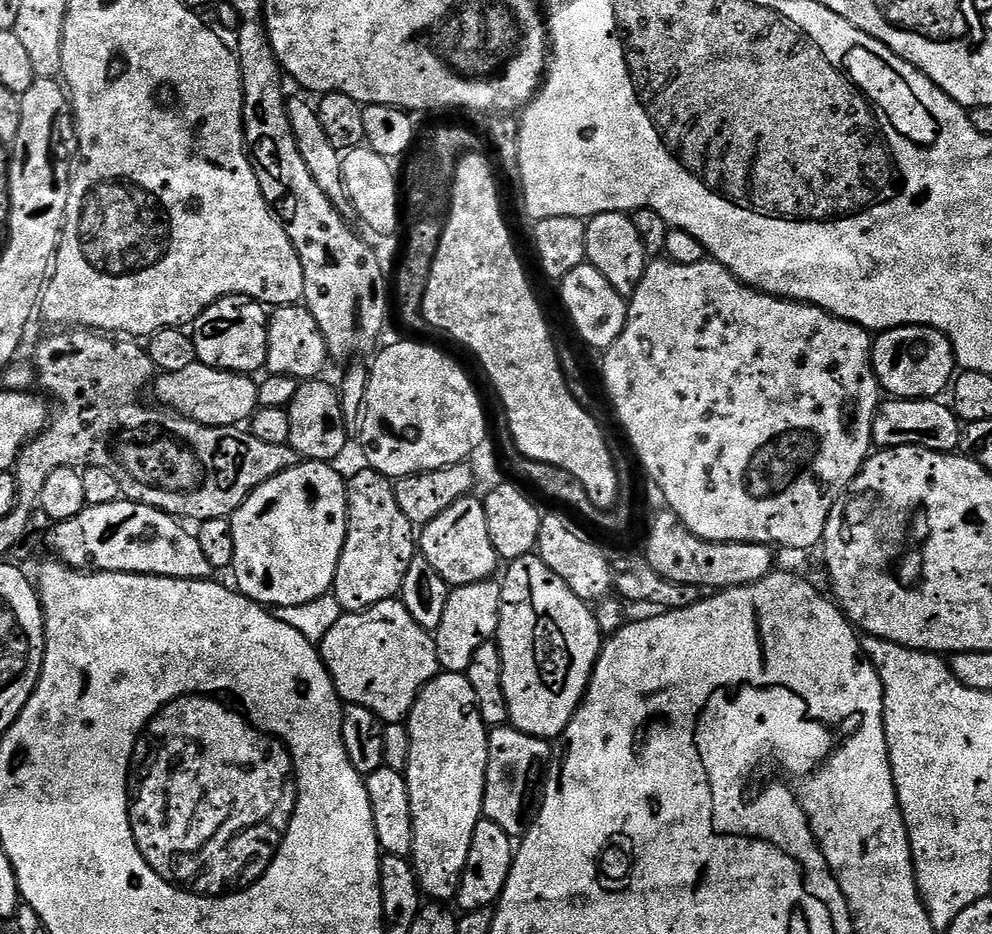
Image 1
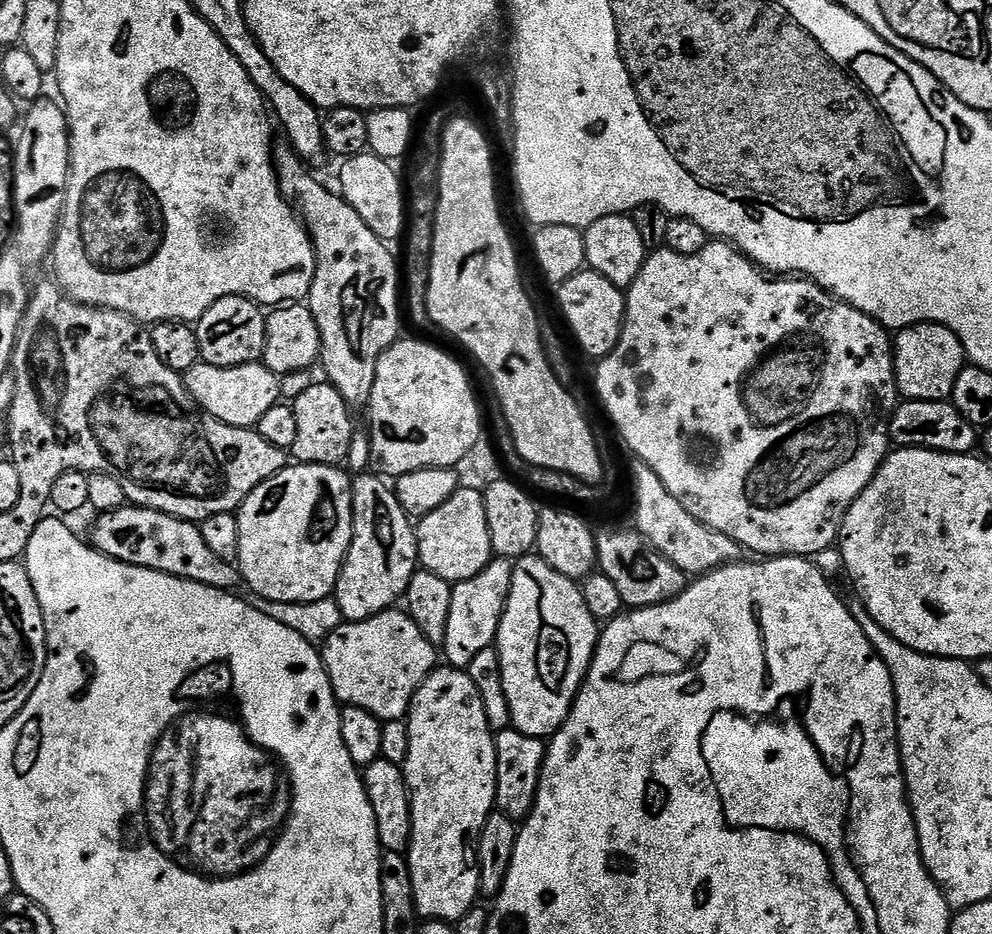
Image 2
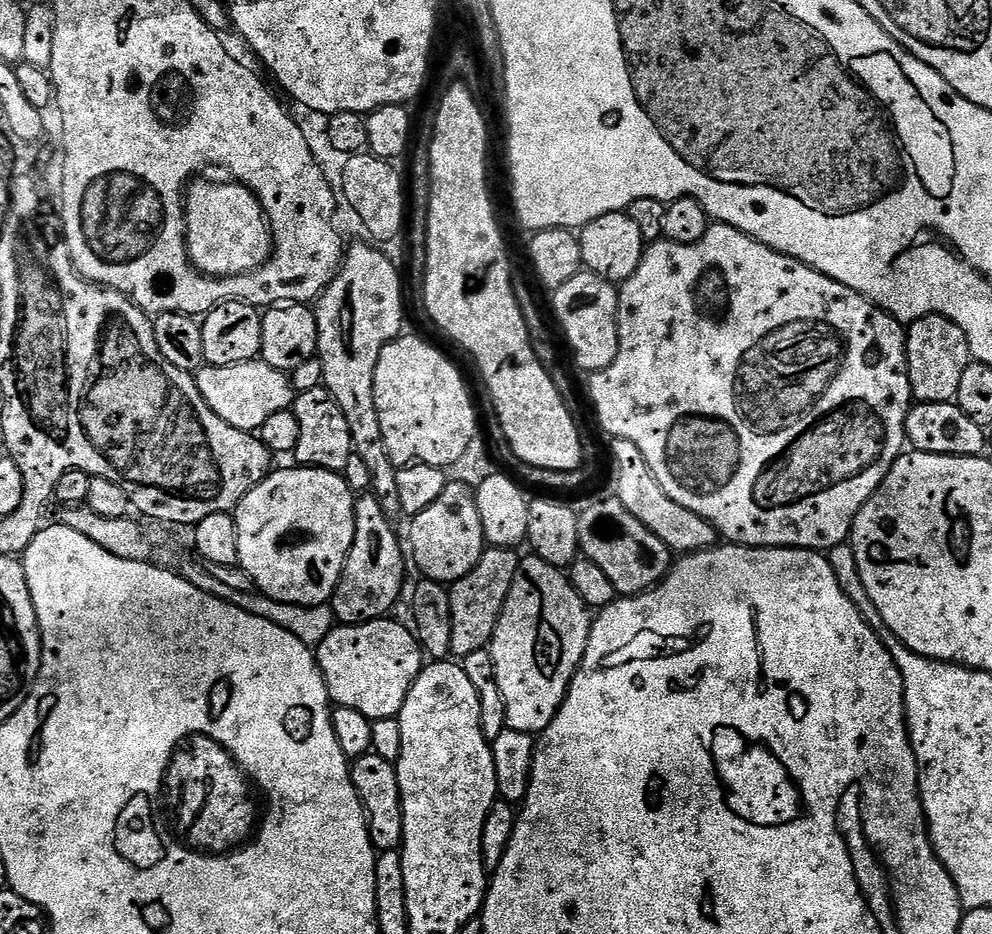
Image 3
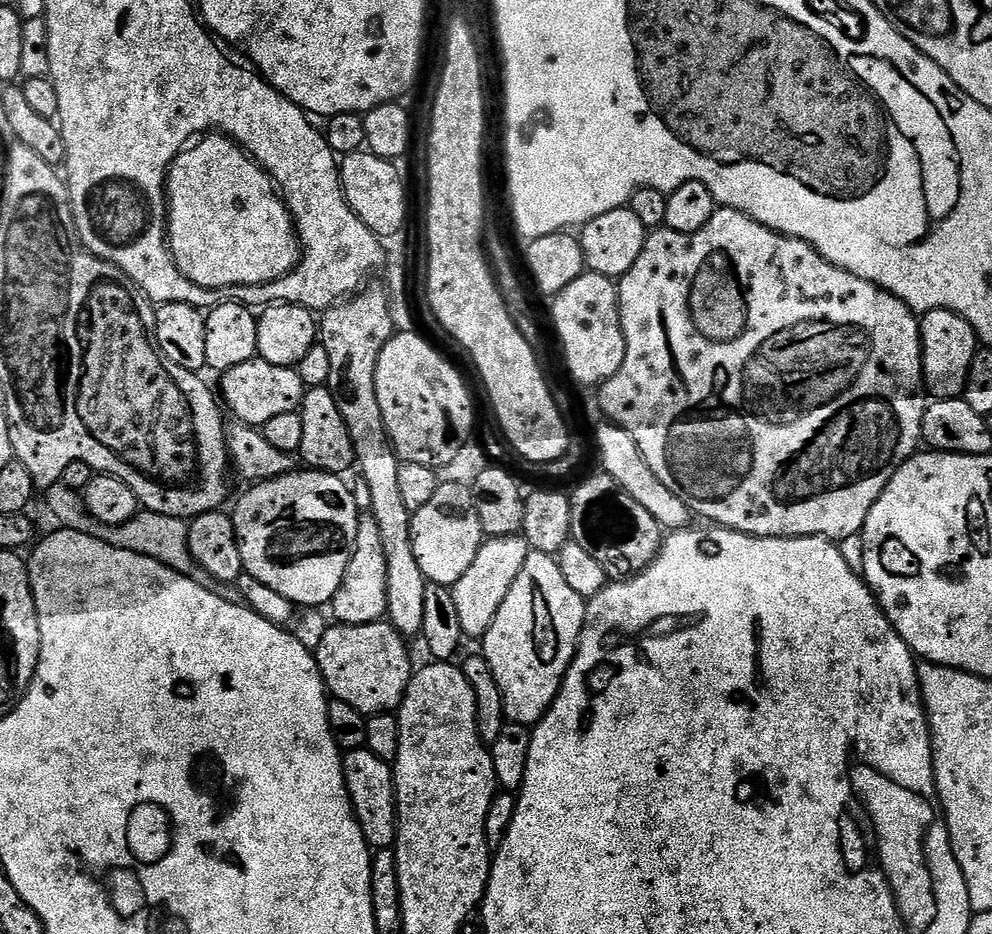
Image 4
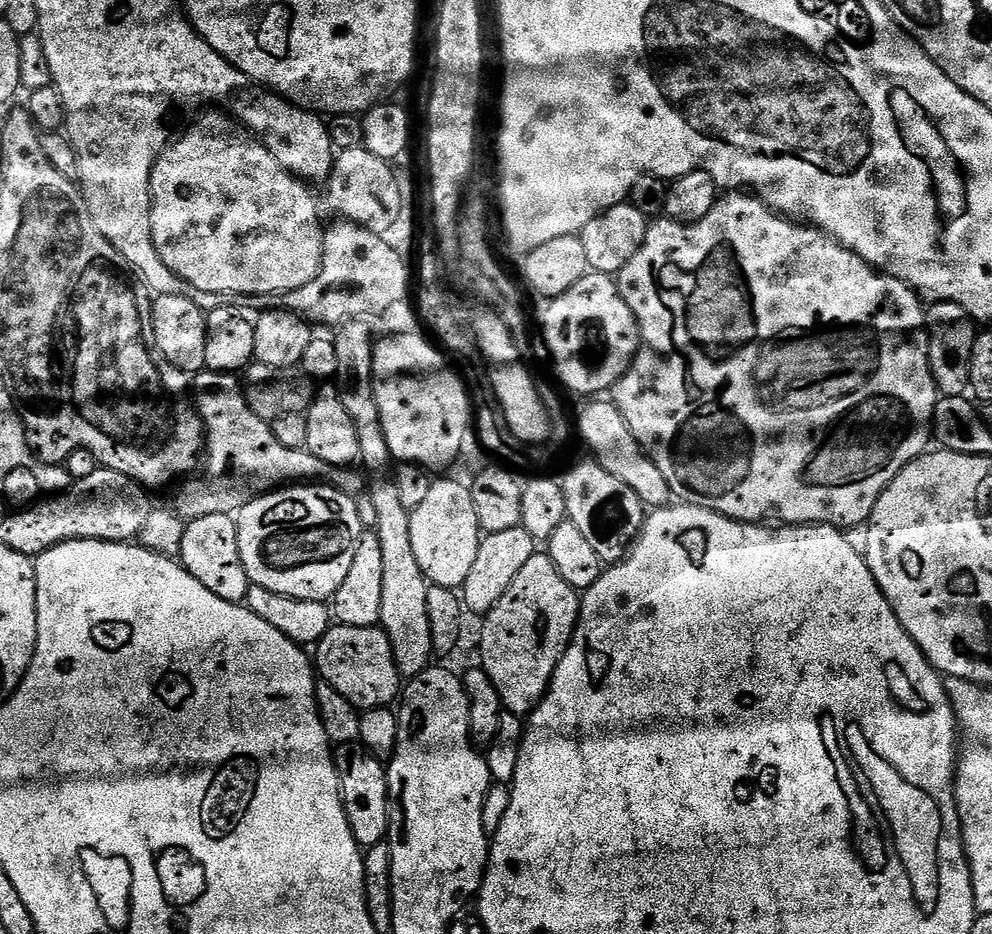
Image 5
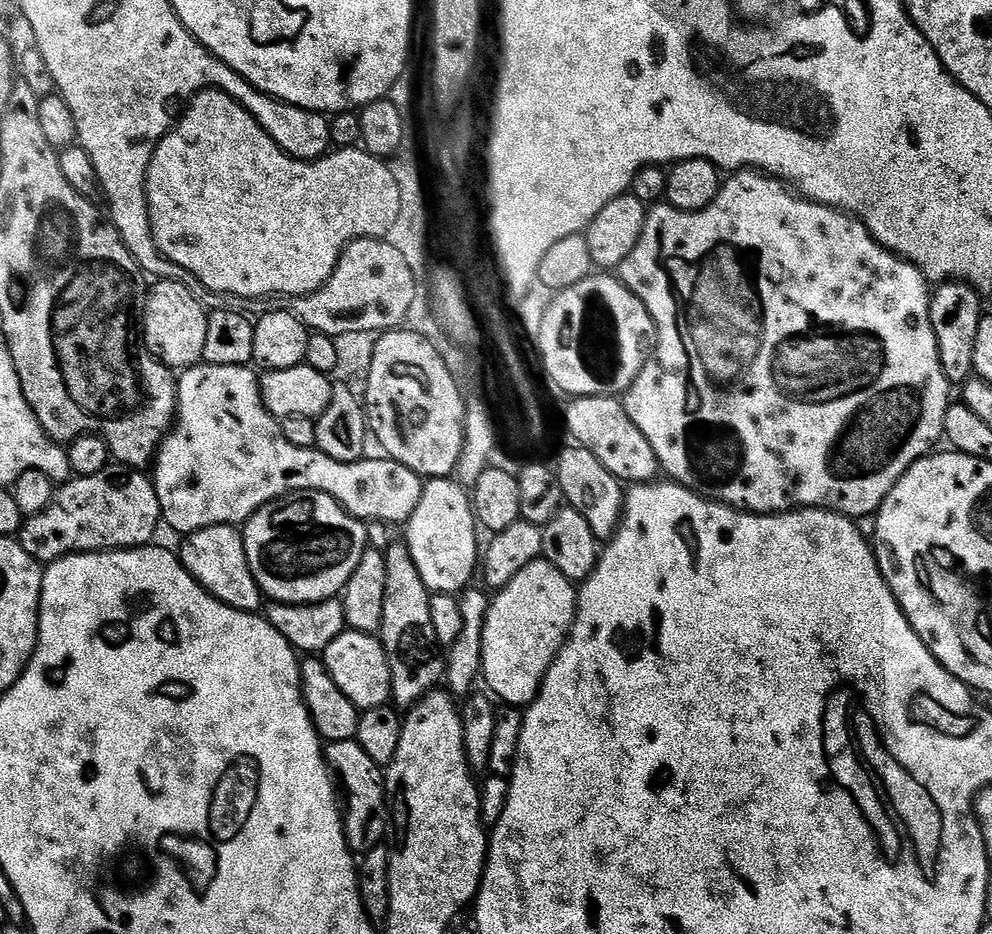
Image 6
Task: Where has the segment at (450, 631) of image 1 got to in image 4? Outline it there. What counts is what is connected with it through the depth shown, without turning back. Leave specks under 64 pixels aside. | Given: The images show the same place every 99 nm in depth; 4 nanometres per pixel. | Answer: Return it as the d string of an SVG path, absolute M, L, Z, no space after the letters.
M520 534L485 539L478 554L474 554L474 562L470 562L466 574L462 574L462 578L451 585L458 619L469 641L479 641L488 633L498 610L502 610L502 602L506 602L506 594L510 594L510 586L514 586L518 579L518 573L522 571L529 551L528 544Z

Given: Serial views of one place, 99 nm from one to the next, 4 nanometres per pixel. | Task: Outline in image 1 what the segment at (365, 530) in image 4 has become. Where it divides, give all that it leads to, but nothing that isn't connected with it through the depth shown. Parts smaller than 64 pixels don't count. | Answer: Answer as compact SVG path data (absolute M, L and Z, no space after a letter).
M364 466L361 467L361 472L356 472L351 477L347 477L346 483L348 485L348 533L346 534L346 542L342 546L342 554L338 558L338 570L336 577L332 583L332 592L338 598L341 609L344 612L365 612L367 608L373 608L378 602L383 600L391 600L400 596L400 588L404 584L406 578L406 570L410 570L410 562L418 555L418 536L414 531L414 526L406 518L406 514L402 514L401 508L398 506L398 498L396 497L396 490L393 481L387 476L383 476L380 472L375 472L374 469Z

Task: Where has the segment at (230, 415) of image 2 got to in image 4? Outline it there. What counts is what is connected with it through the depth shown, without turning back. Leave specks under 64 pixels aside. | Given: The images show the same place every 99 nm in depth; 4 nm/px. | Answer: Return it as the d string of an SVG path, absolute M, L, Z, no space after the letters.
M259 358L242 362L242 366L234 366L229 372L223 373L219 380L218 392L222 397L223 407L229 413L232 411L239 423L253 426L262 426L278 414L290 414L297 411L304 400L306 391L296 368L274 366Z

